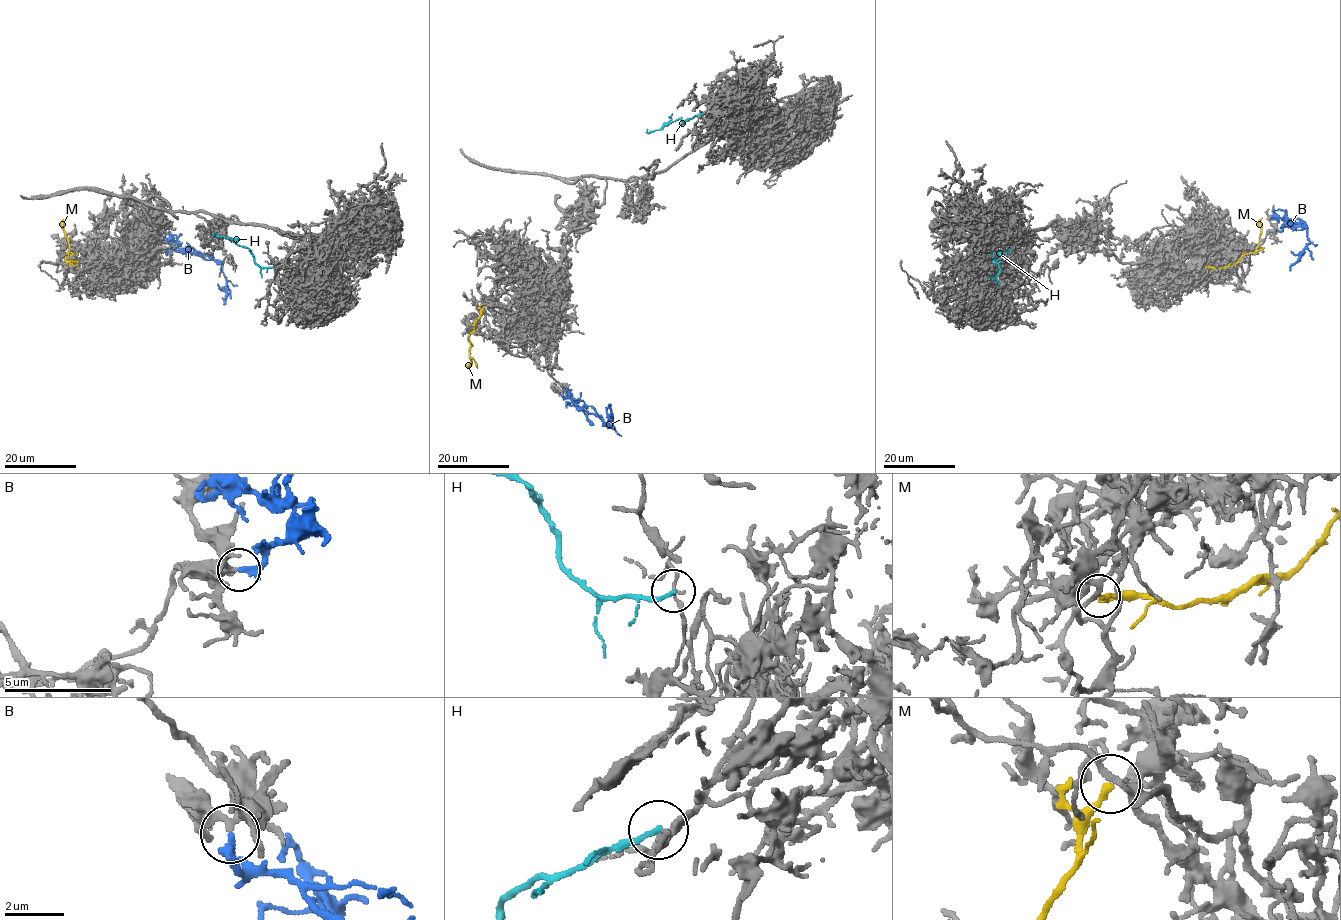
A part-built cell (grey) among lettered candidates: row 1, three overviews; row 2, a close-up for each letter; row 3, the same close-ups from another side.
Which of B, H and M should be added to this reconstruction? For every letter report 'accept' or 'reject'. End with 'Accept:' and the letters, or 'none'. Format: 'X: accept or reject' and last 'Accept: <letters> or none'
B: accept
H: reject
M: reject
Accept: B

